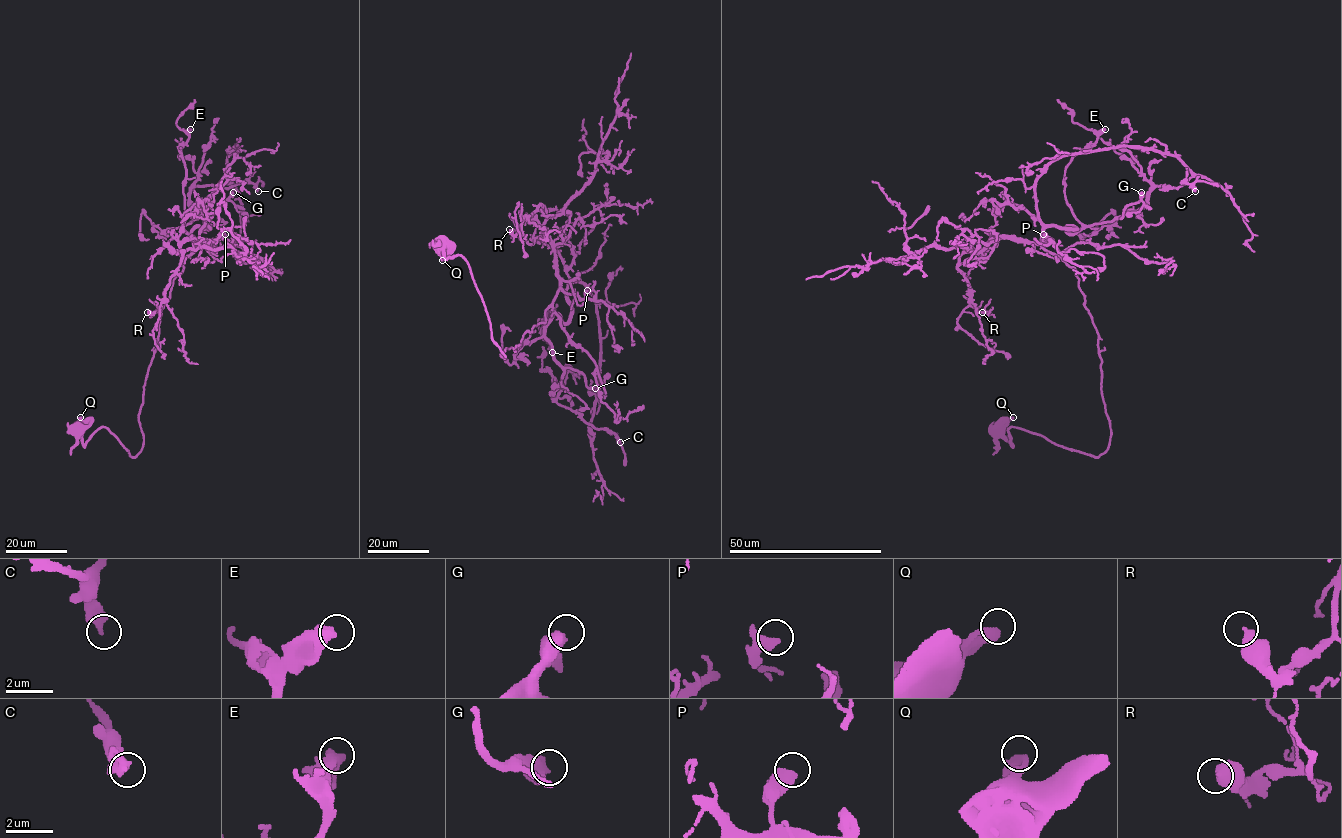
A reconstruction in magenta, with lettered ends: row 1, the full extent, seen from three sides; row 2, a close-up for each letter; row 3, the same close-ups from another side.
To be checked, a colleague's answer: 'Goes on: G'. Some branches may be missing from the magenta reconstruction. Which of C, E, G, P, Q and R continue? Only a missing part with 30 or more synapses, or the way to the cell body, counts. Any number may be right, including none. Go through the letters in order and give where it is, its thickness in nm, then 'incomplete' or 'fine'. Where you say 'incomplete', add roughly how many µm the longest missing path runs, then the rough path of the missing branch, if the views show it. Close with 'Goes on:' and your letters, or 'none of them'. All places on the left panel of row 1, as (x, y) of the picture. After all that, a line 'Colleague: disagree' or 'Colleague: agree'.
C: place (258, 191); calibre 380 nm; fine
E: place (190, 129); calibre 550 nm; fine
G: place (233, 192); calibre 600 nm; incomplete; missing 30 µm; course (233, 192), (244, 183), (242, 177), (252, 167), (269, 160), (277, 149)
P: place (225, 234); calibre 380 nm; fine
Q: place (80, 417); calibre 500 nm; fine
R: place (147, 312); calibre 440 nm; fine
Goes on: G
Colleague: agree

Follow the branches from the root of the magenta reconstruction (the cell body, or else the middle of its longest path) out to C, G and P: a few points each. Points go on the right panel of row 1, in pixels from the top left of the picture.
C: (996, 428), (1011, 444), (1015, 427), (1106, 450), (1097, 331), (1042, 231), (1113, 221), (1156, 186), (1195, 191)
G: (996, 428), (1011, 444), (1015, 427), (1107, 448), (1097, 331), (1042, 231), (1121, 218), (1141, 192)
P: (996, 428), (1011, 444), (1015, 427), (1095, 456), (1110, 440), (1097, 331), (1075, 269), (1043, 234)

